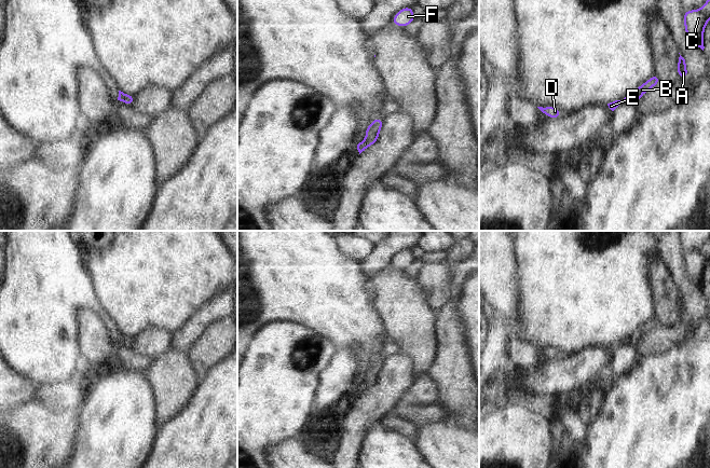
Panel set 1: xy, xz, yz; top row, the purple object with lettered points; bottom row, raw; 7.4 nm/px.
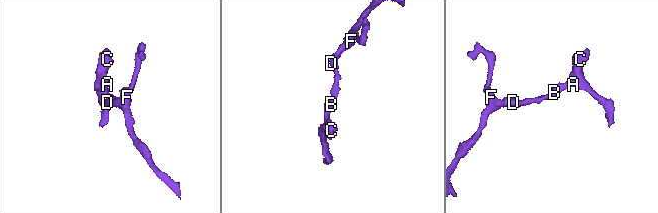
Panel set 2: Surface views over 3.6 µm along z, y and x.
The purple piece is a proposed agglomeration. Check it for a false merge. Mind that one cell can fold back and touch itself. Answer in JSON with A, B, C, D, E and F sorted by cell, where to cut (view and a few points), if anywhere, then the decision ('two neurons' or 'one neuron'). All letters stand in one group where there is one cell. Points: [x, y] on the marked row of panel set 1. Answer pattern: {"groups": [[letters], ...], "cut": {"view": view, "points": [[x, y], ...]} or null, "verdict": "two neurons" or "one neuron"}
{"groups": [["A", "B", "C", "D", "E", "F"]], "cut": null, "verdict": "one neuron"}

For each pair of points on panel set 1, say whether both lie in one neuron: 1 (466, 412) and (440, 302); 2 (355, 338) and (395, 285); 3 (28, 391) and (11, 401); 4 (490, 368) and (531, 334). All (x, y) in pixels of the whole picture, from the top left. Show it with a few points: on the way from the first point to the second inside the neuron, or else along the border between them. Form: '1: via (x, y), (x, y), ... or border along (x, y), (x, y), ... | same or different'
1: via (458, 385), (454, 373), (454, 342), (451, 329) | same
2: border along (373, 299), (374, 306), (388, 332) | different
3: via (24, 391), (21, 391), (15, 397) | same
4: border along (506, 318), (510, 336) | different

